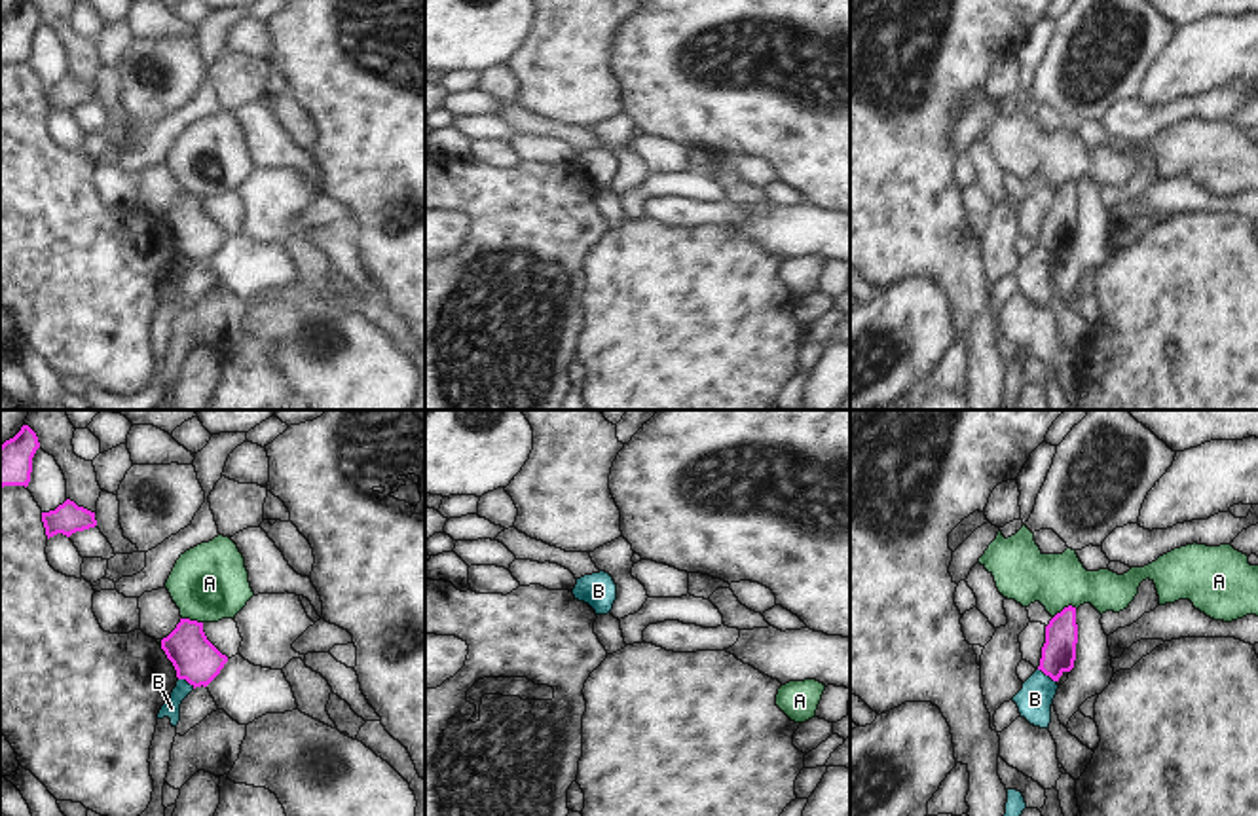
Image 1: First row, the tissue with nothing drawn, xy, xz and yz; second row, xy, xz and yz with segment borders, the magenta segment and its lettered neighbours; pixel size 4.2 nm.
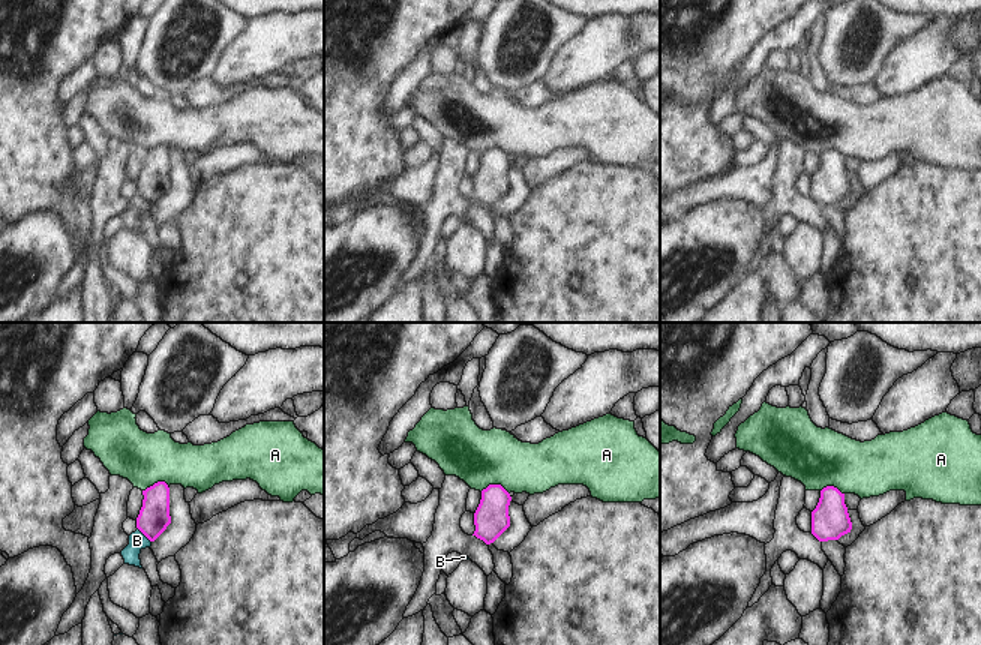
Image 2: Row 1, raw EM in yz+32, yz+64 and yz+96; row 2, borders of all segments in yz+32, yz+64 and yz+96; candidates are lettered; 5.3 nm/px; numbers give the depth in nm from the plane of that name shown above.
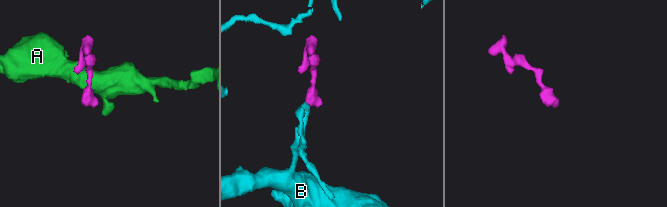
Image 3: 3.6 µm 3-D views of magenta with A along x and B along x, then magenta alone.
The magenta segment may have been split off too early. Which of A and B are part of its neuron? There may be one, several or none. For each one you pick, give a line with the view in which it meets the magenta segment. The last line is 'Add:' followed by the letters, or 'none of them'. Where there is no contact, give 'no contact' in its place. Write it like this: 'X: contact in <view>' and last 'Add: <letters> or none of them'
Add: none of them

